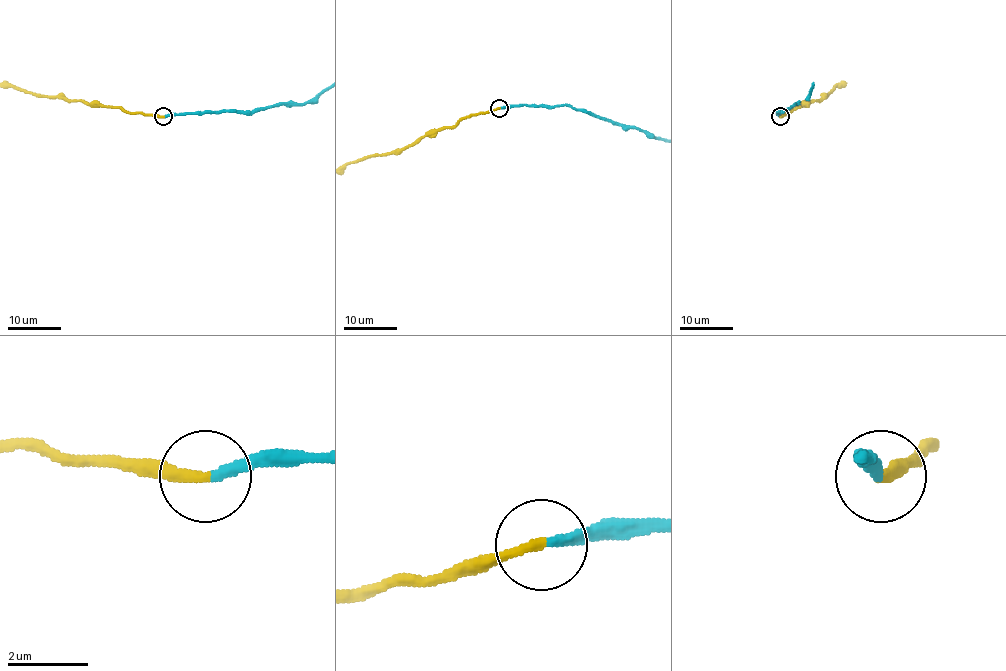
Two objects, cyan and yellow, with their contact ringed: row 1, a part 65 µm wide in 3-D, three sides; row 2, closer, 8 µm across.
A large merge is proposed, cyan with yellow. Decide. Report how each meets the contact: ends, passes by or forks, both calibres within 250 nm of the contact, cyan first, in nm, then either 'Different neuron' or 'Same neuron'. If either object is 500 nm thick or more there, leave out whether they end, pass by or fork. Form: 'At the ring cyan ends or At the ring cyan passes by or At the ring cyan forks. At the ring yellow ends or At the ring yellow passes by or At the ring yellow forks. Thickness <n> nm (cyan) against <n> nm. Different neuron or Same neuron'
At the ring cyan ends. At the ring yellow ends. Thickness 240 nm (cyan) against 240 nm. Same neuron

